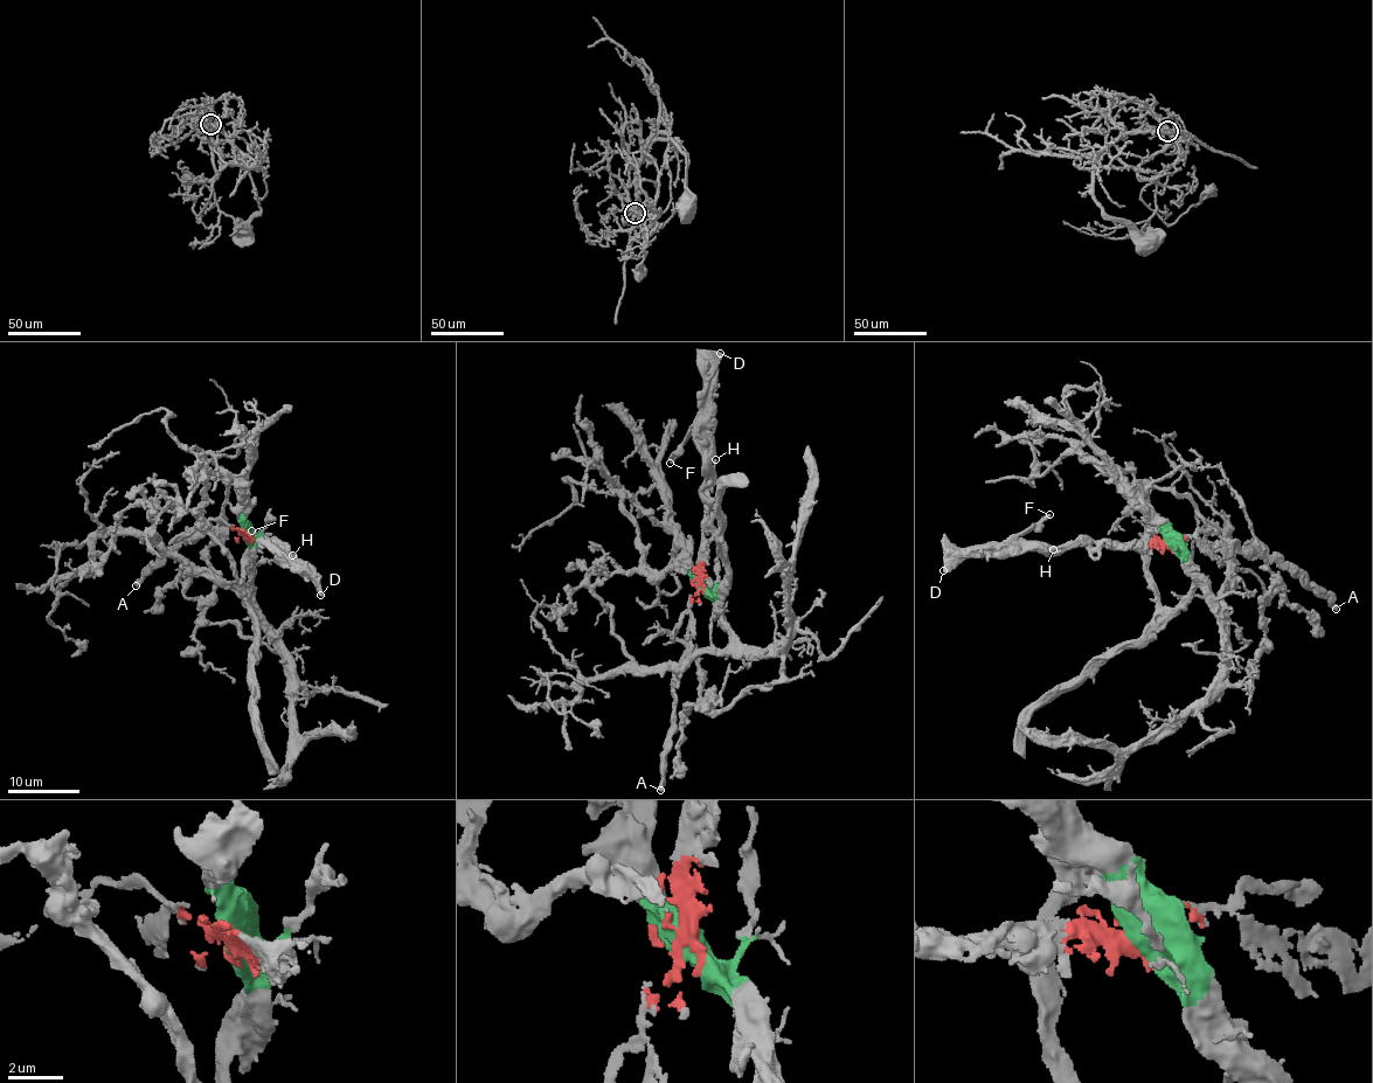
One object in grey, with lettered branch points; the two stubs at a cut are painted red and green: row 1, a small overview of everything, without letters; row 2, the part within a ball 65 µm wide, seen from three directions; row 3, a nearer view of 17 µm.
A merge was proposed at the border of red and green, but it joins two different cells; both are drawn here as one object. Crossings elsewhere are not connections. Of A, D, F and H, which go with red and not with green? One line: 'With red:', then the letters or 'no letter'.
With red: A, D, F, H

